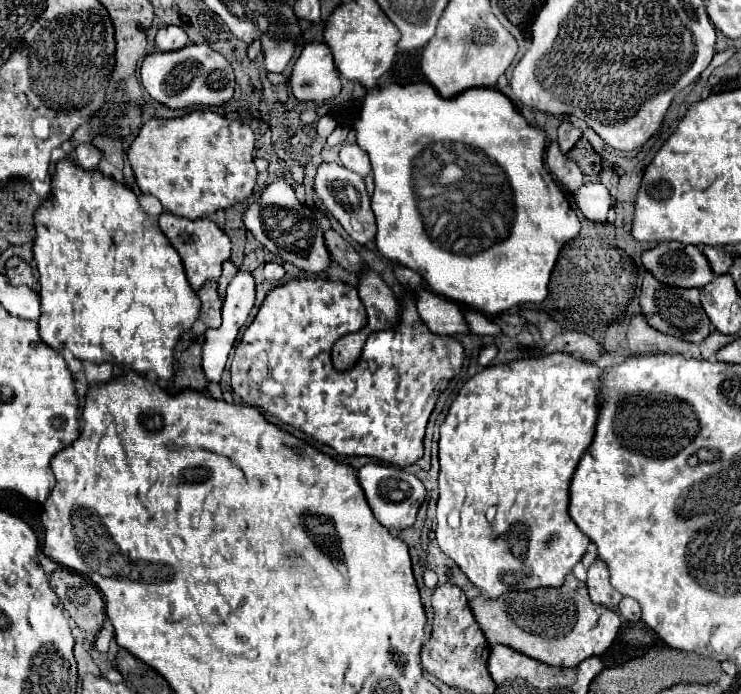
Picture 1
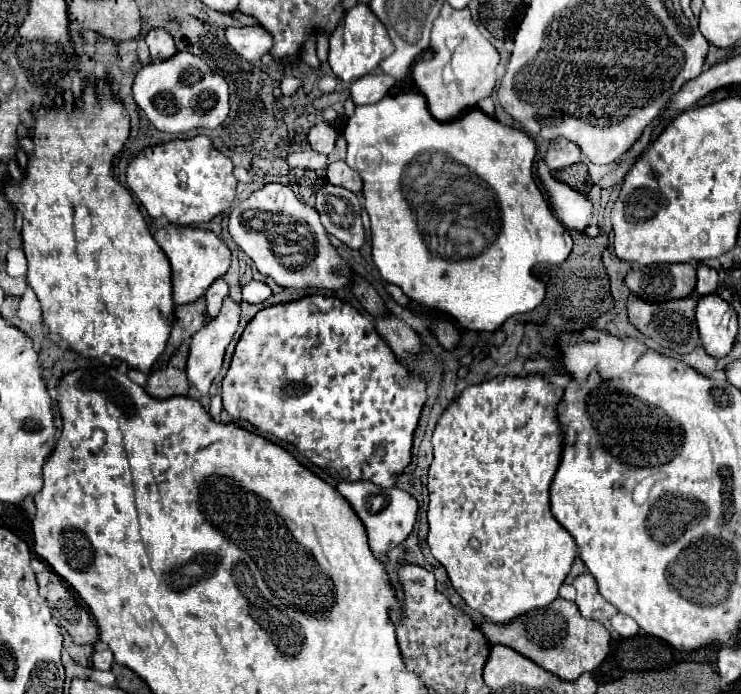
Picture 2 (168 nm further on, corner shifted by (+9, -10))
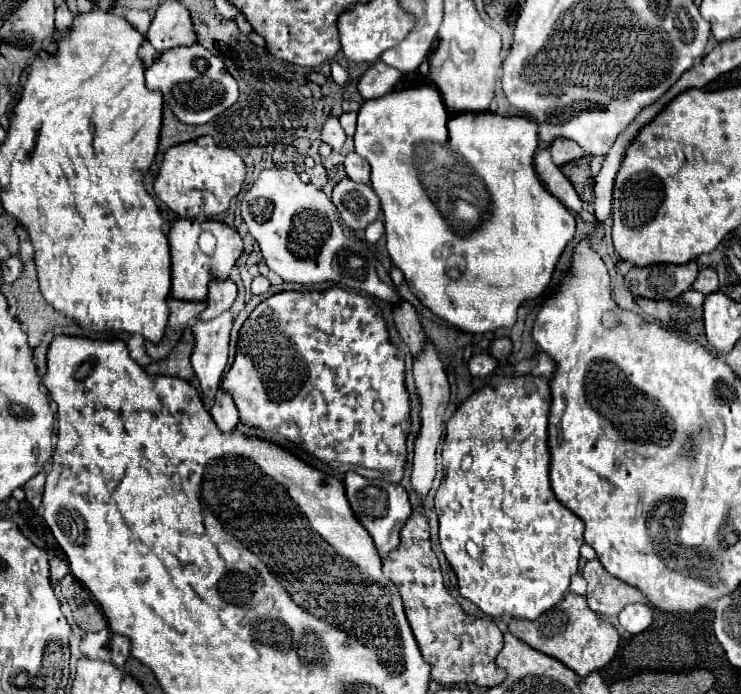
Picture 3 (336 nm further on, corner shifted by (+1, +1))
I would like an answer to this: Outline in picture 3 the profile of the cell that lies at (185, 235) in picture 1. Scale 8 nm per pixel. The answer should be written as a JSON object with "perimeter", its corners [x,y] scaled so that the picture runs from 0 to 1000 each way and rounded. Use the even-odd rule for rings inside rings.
{"perimeter":[[[238,316],[227,336],[229,367],[232,367],[232,419],[235,431],[265,431],[281,425],[281,408],[286,402],[305,402],[310,388],[318,382],[327,367],[327,341],[300,318],[265,318],[265,316]],[[273,333],[283,333],[291,341],[291,359],[286,367],[278,367],[267,356],[267,339]]]}

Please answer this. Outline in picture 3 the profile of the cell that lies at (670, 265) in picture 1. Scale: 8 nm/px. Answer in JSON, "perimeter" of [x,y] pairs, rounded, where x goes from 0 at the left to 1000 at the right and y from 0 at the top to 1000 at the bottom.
{"perimeter":[[[928,376],[923,382],[874,382],[853,385],[842,405],[853,425],[874,431],[910,431],[928,419],[942,399],[942,379]]]}

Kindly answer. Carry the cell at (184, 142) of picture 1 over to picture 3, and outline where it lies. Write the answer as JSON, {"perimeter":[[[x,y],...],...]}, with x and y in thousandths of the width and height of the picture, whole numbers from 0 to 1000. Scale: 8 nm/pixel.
{"perimeter":[[[283,195],[227,212],[219,223],[213,255],[208,261],[211,284],[248,316],[281,316],[308,301],[310,290],[324,278],[332,241],[313,215],[294,212]]]}

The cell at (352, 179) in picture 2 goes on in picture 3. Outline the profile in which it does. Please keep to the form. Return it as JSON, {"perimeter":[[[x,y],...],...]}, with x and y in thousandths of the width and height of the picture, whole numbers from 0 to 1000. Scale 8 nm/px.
{"perimeter":[[[472,218],[464,229],[464,241],[467,241],[467,252],[475,258],[475,261],[483,261],[483,264],[499,264],[499,238],[497,232],[491,232],[489,226],[483,226],[483,220]]]}

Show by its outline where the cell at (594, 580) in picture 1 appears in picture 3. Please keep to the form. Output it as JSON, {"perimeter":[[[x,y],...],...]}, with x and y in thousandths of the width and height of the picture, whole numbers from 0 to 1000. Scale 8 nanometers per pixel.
{"perimeter":[[[799,805],[788,814],[785,831],[794,840],[794,872],[810,886],[826,889],[850,869],[872,869],[861,849],[853,849],[850,843],[842,843],[837,834],[826,831],[807,805]]]}

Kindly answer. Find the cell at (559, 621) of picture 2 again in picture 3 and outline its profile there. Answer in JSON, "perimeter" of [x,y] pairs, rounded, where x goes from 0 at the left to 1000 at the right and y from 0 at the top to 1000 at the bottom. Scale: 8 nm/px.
{"perimeter":[[[767,854],[756,869],[734,880],[723,895],[688,892],[686,909],[694,918],[713,927],[715,932],[758,952],[764,961],[769,961],[783,976],[791,976],[794,970],[812,964],[829,947],[834,927],[837,927],[837,915],[831,903],[821,892],[804,886],[791,872],[791,860],[783,860],[775,854]]]}

